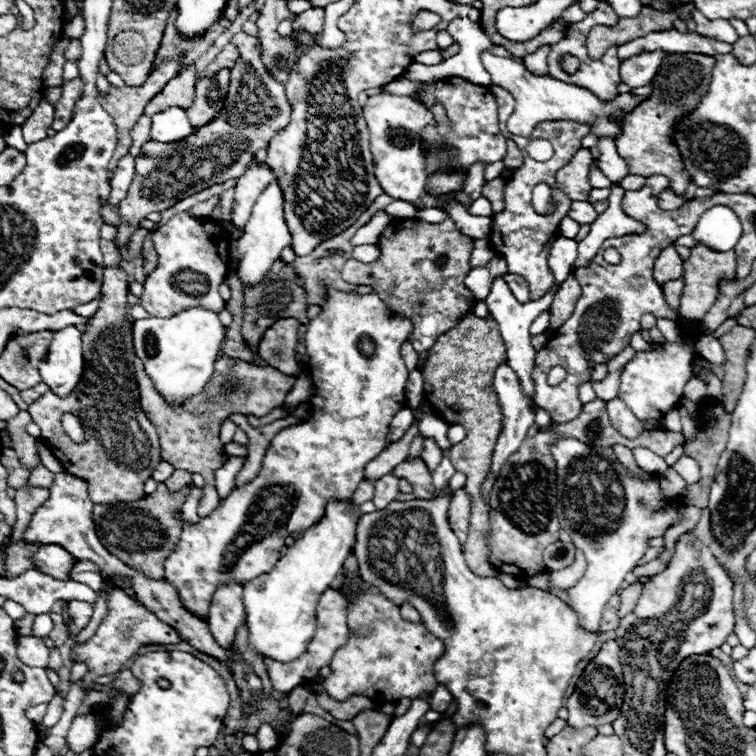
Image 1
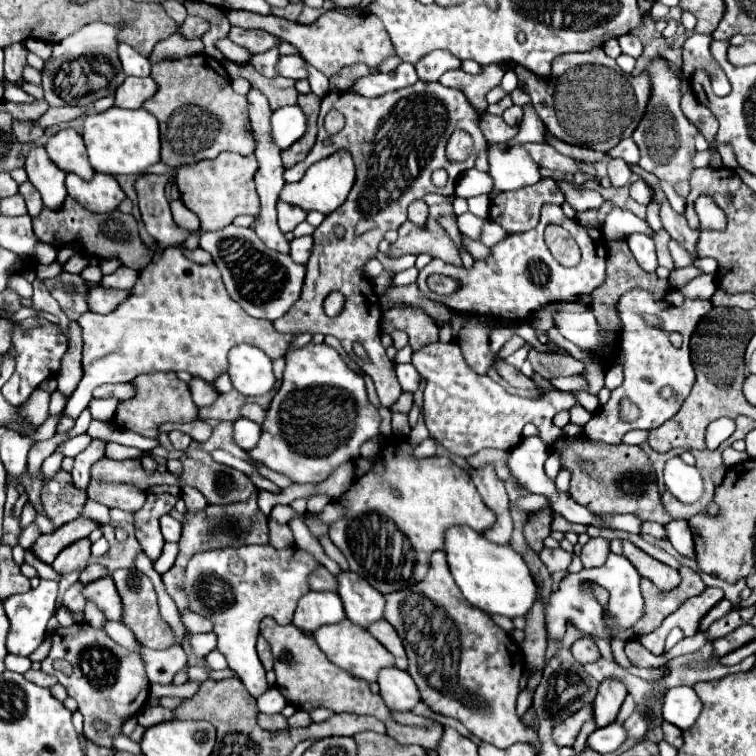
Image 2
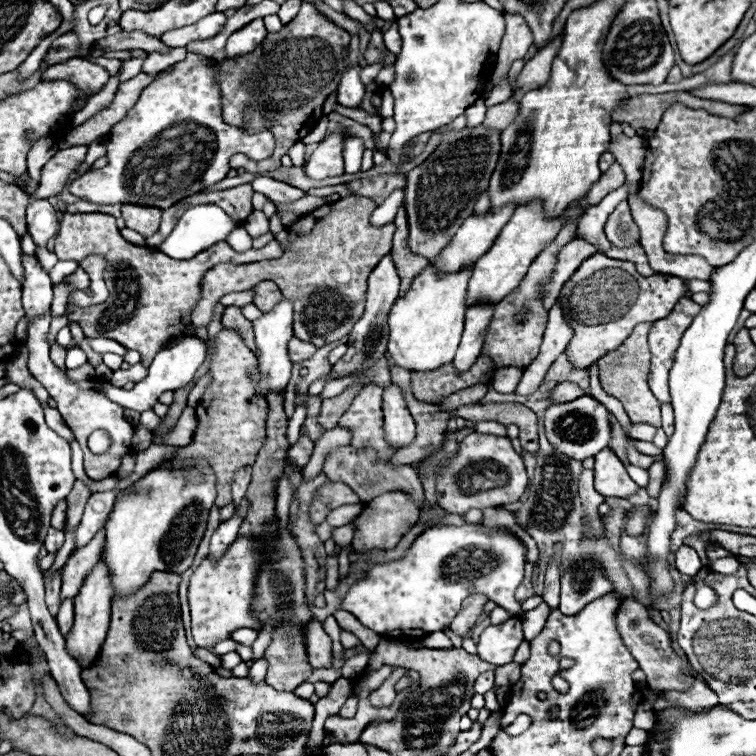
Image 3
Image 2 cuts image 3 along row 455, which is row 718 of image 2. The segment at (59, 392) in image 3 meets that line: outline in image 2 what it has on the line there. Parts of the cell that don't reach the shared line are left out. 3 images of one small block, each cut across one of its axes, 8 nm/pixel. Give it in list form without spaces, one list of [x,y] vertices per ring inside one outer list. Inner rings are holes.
[[[86,622],[72,624],[68,628],[60,626],[52,634],[52,650],[42,662],[42,672],[56,676],[58,682],[66,688],[68,696],[78,702],[78,710],[84,716],[84,736],[102,748],[112,748],[112,736],[122,732],[124,720],[128,716],[136,716],[150,696],[150,682],[144,672],[142,654],[122,648],[104,630],[92,628]],[[56,658],[64,658],[72,664],[70,676],[52,668],[52,662]],[[96,718],[110,724],[110,730],[106,734],[98,734],[92,728],[92,722]]]

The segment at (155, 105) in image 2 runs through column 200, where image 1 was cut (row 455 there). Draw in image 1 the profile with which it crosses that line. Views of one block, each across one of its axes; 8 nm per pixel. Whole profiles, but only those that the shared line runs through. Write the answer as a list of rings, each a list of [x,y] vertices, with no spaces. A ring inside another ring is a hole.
[[[106,266],[104,268],[104,280],[102,280],[102,298],[98,302],[98,312],[90,316],[86,330],[82,332],[84,340],[84,374],[82,382],[64,398],[58,398],[52,390],[48,390],[44,396],[40,396],[28,412],[32,414],[32,420],[42,430],[42,440],[50,446],[52,454],[60,460],[64,470],[72,470],[72,476],[80,476],[90,484],[90,500],[94,504],[112,504],[116,500],[140,500],[144,494],[144,482],[152,476],[152,470],[162,460],[160,458],[160,442],[154,424],[146,418],[144,410],[140,410],[140,392],[134,376],[134,348],[132,348],[132,322],[126,318],[126,296],[128,296],[128,276],[122,270],[122,266]],[[62,414],[74,414],[78,416],[84,430],[84,442],[76,444],[72,442],[66,432],[62,430],[60,416]]]

